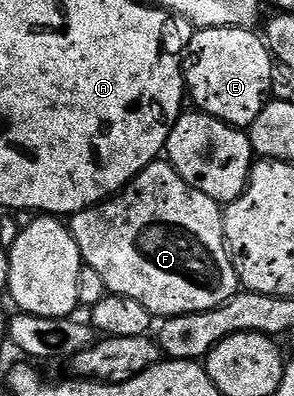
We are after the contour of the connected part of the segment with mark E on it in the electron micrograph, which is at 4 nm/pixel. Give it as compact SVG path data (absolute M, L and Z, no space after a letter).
M200 28L188 42L182 59L187 97L195 109L222 120L227 126L247 128L269 101L274 59L267 41L252 28Z

